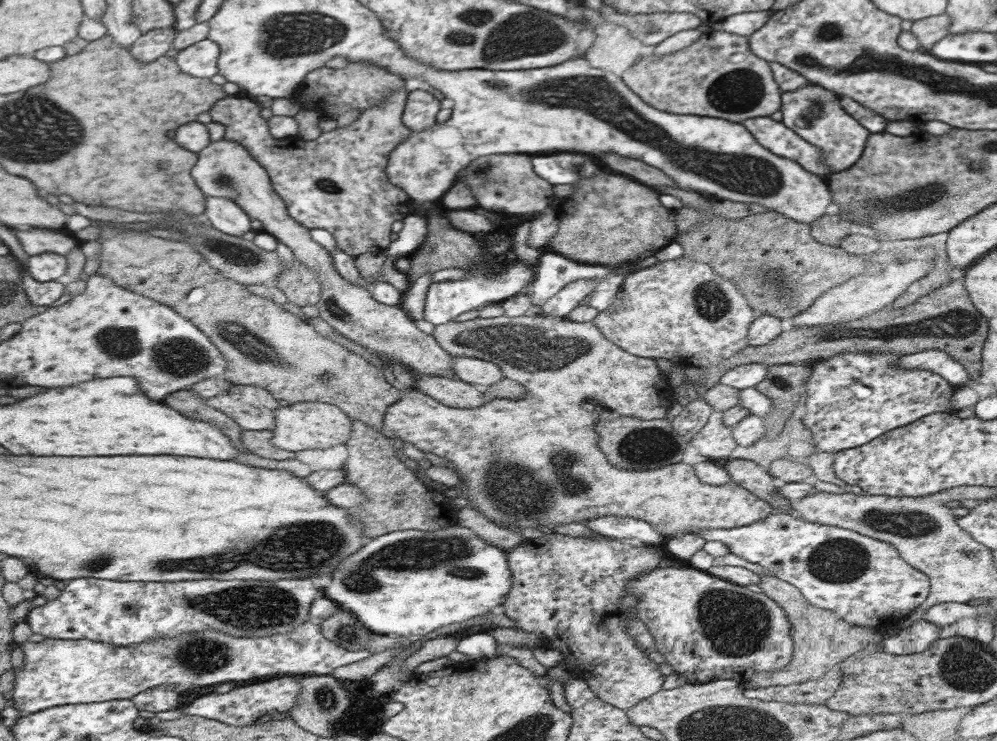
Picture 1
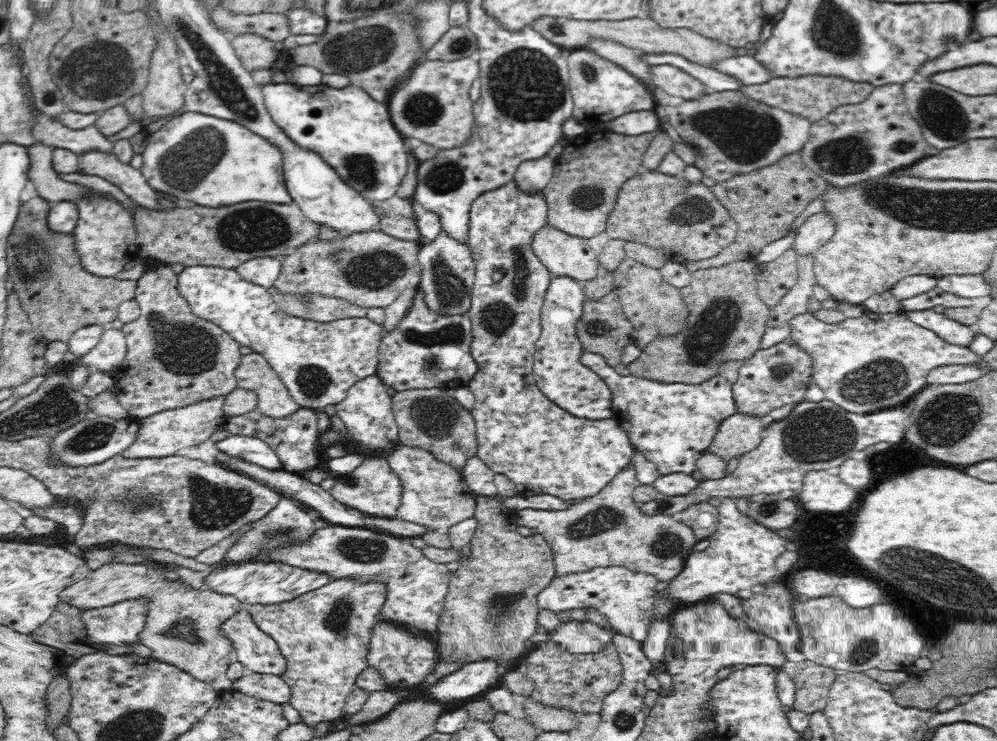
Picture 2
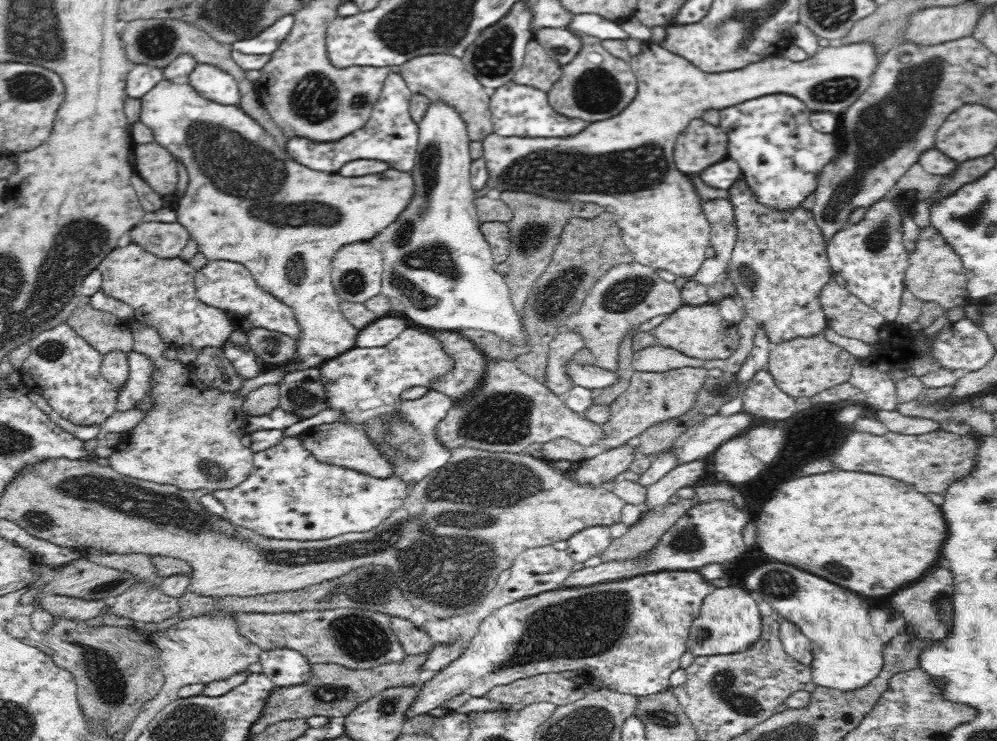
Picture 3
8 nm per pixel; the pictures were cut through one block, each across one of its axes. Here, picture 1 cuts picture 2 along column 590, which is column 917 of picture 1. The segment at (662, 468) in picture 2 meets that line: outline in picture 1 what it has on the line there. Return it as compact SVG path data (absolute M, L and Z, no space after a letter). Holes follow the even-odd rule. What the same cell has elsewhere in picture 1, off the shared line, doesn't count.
M925 350L910 355L903 355L899 362L900 368L917 368L937 373L955 389L968 385L966 370L952 356L937 350Z

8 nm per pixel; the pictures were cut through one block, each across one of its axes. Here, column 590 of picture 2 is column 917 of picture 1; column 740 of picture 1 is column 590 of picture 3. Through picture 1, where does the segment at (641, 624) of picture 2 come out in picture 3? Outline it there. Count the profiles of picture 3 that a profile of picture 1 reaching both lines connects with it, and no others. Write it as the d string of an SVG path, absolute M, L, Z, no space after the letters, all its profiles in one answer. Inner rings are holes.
M592 526L576 532L566 539L566 552L574 562L586 562L592 556L600 556L614 540L609 526Z

